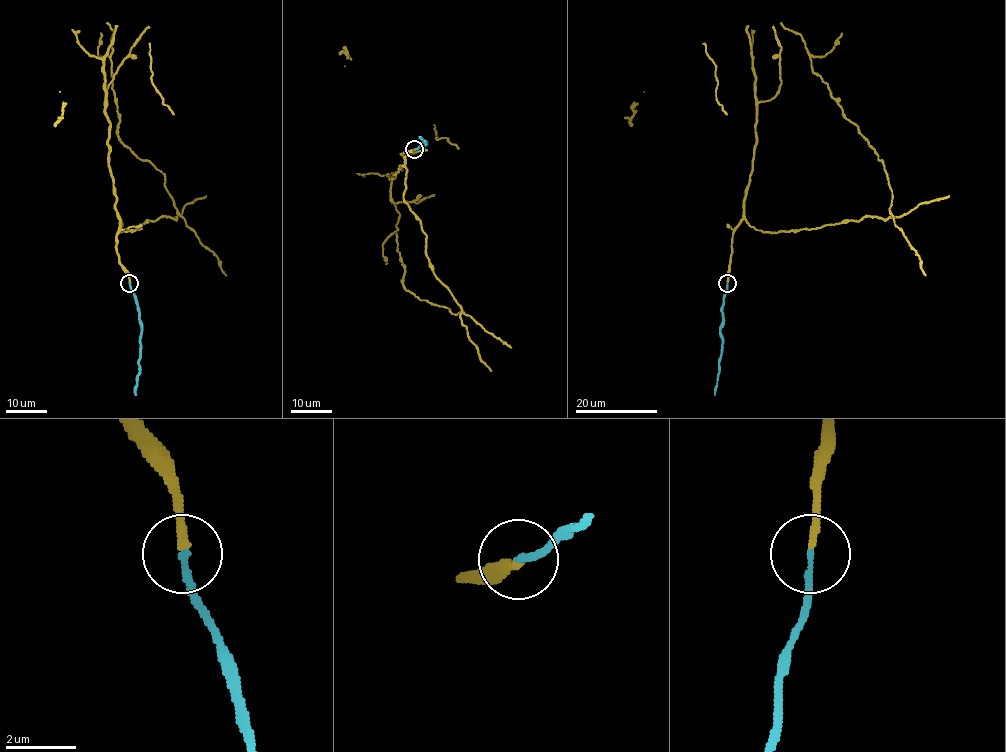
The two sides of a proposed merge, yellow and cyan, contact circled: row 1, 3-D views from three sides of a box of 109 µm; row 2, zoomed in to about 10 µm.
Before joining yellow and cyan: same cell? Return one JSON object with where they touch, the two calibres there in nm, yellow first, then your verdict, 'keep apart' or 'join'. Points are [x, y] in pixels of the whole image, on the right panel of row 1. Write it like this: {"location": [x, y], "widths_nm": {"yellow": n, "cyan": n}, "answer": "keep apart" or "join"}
{"location": [727, 283], "widths_nm": {"yellow": 220, "cyan": 180}, "answer": "join"}

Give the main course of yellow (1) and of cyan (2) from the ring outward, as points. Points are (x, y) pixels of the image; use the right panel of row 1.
1: (727, 282), (731, 238), (743, 219), (777, 233), (890, 214), (883, 162), (813, 71), (805, 40), (781, 23)
2: (727, 283), (720, 327), (722, 352), (714, 394)

